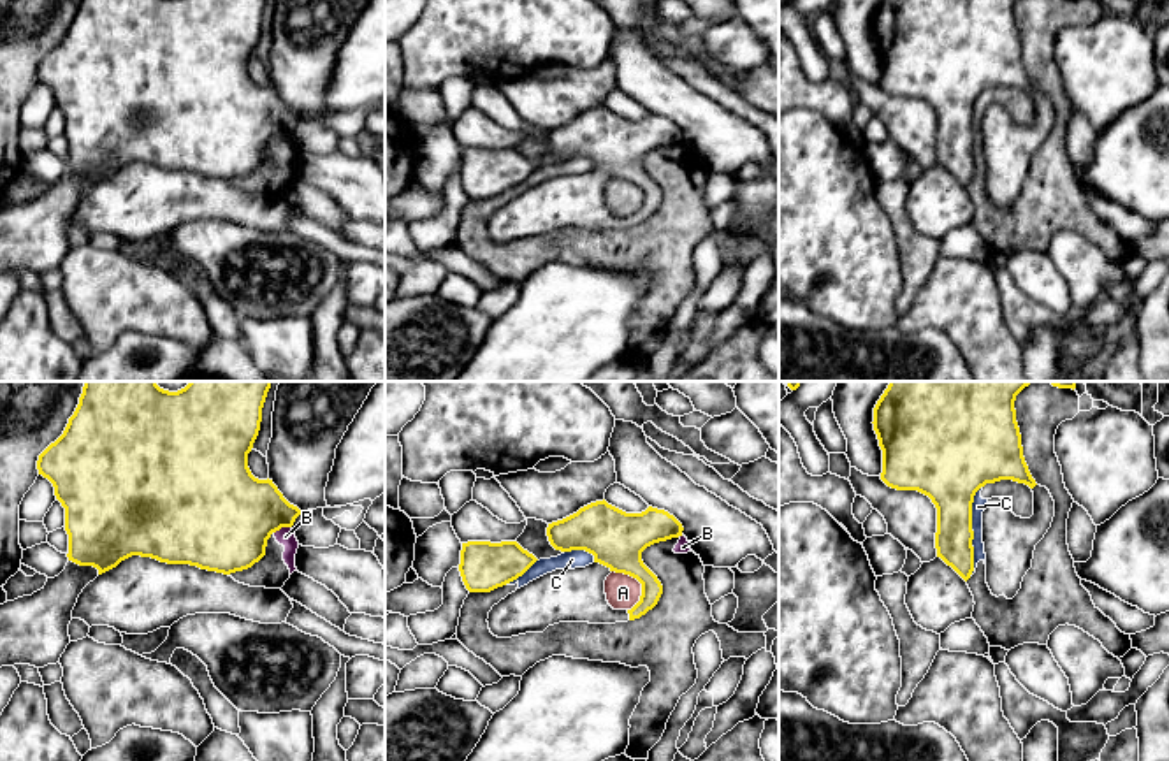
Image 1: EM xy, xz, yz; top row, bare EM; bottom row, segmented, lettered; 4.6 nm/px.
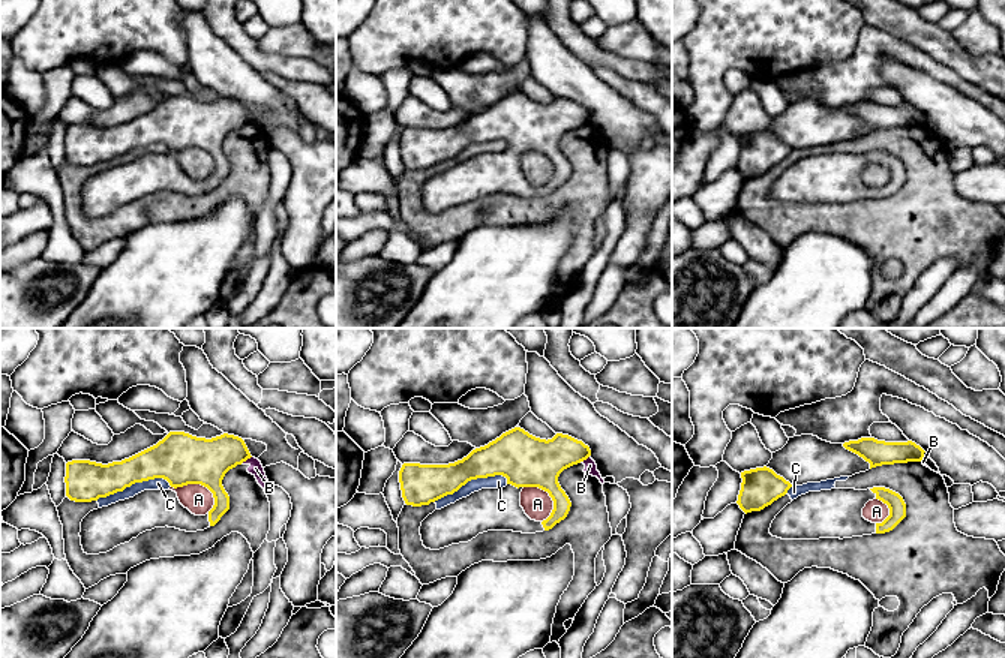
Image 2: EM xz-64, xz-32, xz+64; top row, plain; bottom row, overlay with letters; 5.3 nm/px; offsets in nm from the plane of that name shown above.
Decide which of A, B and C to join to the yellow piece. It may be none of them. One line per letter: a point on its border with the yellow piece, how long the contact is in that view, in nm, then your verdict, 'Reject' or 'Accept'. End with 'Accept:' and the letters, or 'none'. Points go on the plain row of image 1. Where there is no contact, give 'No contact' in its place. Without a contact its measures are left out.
A: Touches yellow at xz (640, 188). Shared border 200 nm. Reject
B: Touches yellow at xy (282, 132). Shared border 90 nm. Reject
C: Touches yellow at yz (972, 137). Shared border 420 nm. Reject
Accept: none

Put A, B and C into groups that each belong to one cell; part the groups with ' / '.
A B C

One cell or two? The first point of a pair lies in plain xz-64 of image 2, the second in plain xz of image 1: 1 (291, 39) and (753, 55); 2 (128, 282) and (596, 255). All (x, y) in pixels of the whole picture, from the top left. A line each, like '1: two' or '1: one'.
1: one
2: two

